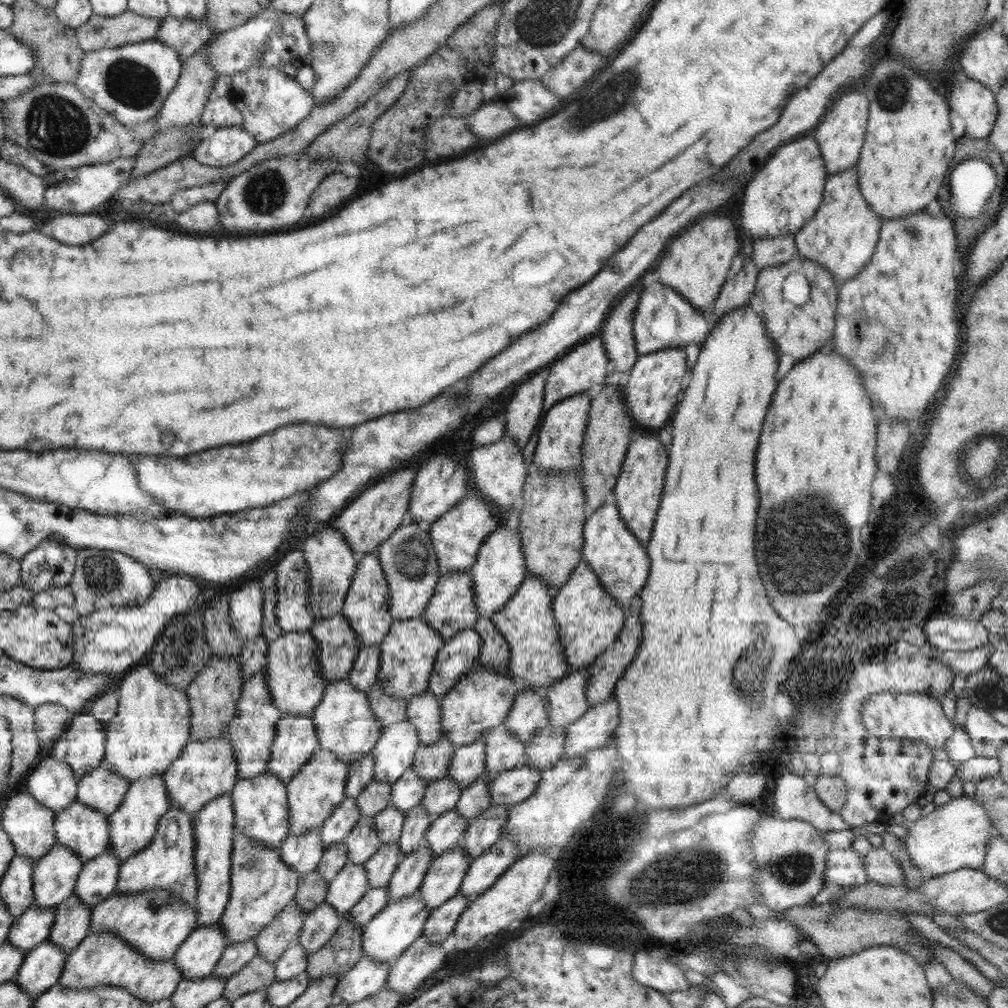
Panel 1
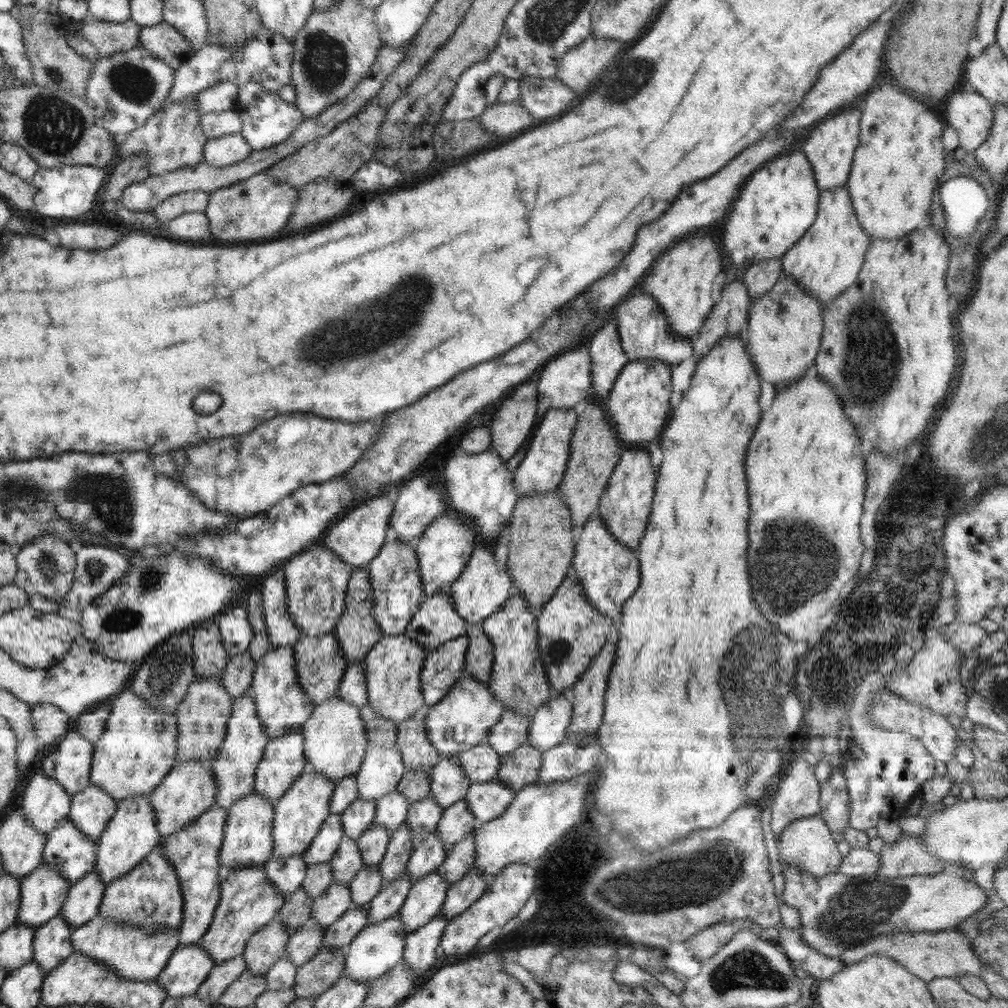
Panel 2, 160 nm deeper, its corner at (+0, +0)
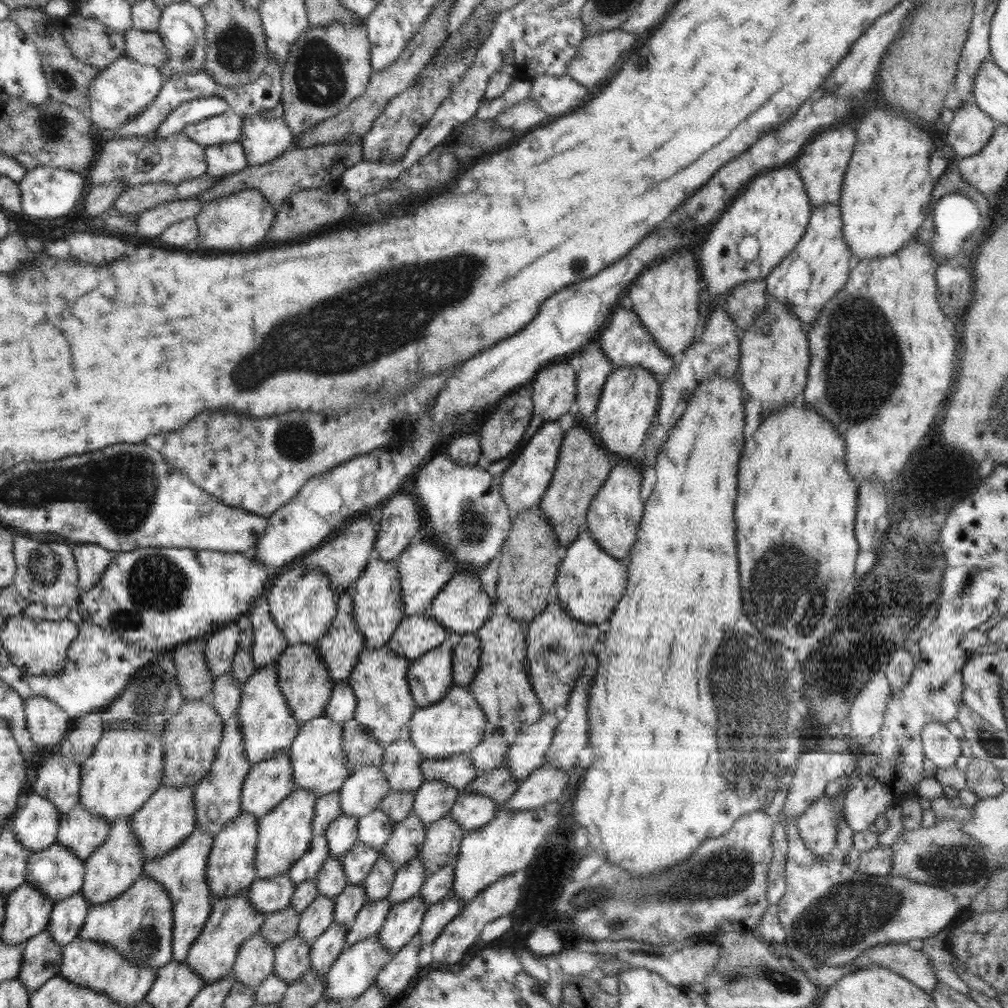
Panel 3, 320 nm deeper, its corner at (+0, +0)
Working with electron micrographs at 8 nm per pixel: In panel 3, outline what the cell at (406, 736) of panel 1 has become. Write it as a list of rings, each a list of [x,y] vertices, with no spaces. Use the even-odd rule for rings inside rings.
[[[357,766],[339,792],[341,814],[359,819],[379,808],[381,800],[390,793],[390,785],[379,766]]]

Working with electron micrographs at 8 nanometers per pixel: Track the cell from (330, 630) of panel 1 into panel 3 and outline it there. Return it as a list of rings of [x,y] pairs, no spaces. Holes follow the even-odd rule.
[[[299,642],[283,651],[278,661],[280,693],[286,698],[294,719],[304,724],[325,712],[330,701],[332,690],[336,683],[330,679],[330,673],[318,653],[318,644],[304,644]]]

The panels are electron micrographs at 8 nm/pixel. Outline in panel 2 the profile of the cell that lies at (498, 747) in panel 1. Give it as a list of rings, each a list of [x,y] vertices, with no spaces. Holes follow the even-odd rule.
[[[485,741],[454,755],[457,755],[457,763],[472,783],[498,779],[502,756]]]

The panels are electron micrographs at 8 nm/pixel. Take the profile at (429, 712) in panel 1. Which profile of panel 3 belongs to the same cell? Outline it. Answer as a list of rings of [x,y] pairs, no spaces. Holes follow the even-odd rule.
[[[407,737],[389,744],[385,748],[384,758],[379,767],[384,770],[390,791],[415,792],[422,786],[425,781],[420,768],[423,756]]]

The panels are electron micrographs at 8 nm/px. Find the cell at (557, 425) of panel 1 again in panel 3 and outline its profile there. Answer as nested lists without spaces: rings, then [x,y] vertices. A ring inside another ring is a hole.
[[[550,419],[545,422],[532,438],[524,446],[522,454],[518,456],[511,465],[506,468],[501,477],[501,495],[507,507],[517,514],[525,510],[537,507],[542,495],[549,487],[552,473],[555,471],[560,454],[563,436],[566,432],[562,431],[559,419]]]

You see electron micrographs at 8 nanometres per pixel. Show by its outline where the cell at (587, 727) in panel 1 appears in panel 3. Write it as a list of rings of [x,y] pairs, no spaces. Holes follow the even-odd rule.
[[[549,763],[541,765],[520,783],[518,790],[507,801],[496,807],[496,814],[505,808],[530,811],[556,802],[569,783],[567,771]]]

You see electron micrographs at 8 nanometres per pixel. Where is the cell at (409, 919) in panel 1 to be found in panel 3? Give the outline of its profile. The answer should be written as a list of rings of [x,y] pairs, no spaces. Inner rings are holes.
[[[378,934],[365,938],[352,946],[344,947],[338,958],[332,963],[325,974],[326,988],[323,998],[345,1002],[358,998],[367,988],[375,984],[377,974],[388,964],[392,958],[391,952],[377,939]]]

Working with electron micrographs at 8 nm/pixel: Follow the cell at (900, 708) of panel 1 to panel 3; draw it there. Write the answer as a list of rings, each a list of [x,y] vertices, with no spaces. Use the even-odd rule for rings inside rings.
[[[945,722],[926,724],[921,732],[921,741],[925,757],[932,760],[937,769],[955,766],[961,755],[961,738],[950,733]]]

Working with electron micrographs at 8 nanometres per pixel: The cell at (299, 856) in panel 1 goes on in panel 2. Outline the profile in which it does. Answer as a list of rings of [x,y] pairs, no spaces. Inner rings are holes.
[[[297,854],[286,859],[270,858],[263,864],[263,869],[267,879],[277,888],[277,891],[288,898],[301,888],[307,866],[303,854]]]

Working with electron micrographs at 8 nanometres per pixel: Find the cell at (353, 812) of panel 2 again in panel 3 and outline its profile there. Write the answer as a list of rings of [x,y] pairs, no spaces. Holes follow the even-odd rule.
[[[340,815],[325,830],[329,857],[342,858],[358,841],[358,818]]]

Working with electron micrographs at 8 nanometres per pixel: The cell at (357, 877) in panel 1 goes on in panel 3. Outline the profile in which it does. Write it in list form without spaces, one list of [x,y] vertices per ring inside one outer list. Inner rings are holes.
[[[318,896],[300,914],[297,934],[310,945],[334,923],[334,897]]]

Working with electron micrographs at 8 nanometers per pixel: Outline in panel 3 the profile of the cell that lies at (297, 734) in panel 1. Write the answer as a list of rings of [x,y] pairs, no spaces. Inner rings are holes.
[[[289,748],[250,767],[241,796],[241,812],[260,818],[296,790]]]

